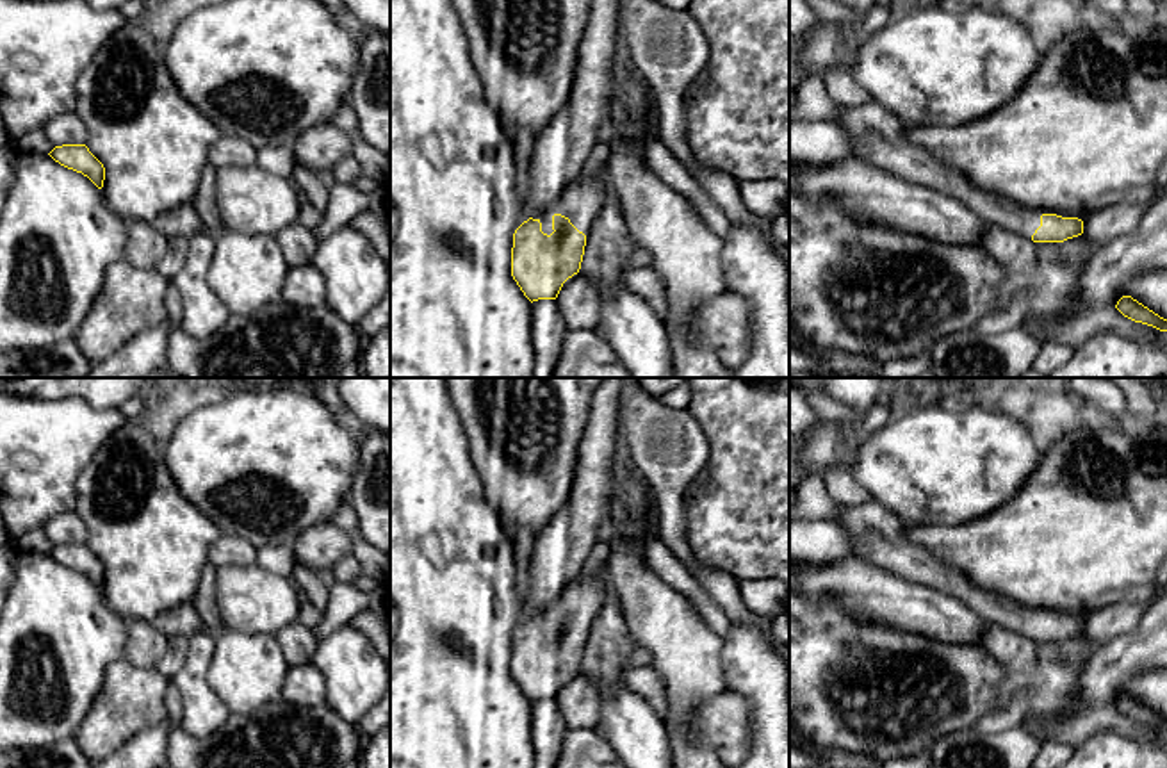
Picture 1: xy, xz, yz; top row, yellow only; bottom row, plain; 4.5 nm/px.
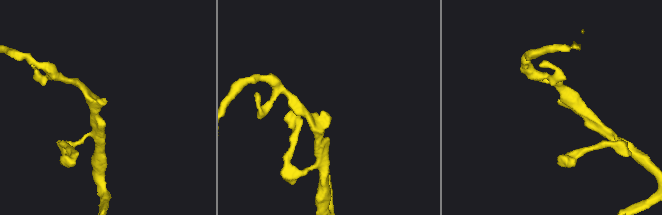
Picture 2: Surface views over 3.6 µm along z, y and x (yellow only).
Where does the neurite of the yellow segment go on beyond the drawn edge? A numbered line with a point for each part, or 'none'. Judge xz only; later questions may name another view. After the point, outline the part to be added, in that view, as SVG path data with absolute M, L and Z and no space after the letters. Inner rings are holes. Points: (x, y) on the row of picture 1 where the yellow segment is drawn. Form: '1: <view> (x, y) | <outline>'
1: xz (583, 198) | M579 173L567 185L554 214L568 217L579 232L588 235L597 214L609 198L611 194L604 175L583 178Z

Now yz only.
1: yz (877, 134) | M871 100L859 107L836 107L836 121L850 134L861 159L885 173L950 194L985 223L1032 241L1041 226L1041 212L1026 210L1001 194L980 191L959 169L909 143L903 135L905 125L884 105Z

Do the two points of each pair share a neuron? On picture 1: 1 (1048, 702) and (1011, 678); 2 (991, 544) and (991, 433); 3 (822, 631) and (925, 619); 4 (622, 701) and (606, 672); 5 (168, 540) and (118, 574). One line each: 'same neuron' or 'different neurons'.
1: same neuron
2: different neurons
3: different neurons
4: different neurons
5: same neuron

